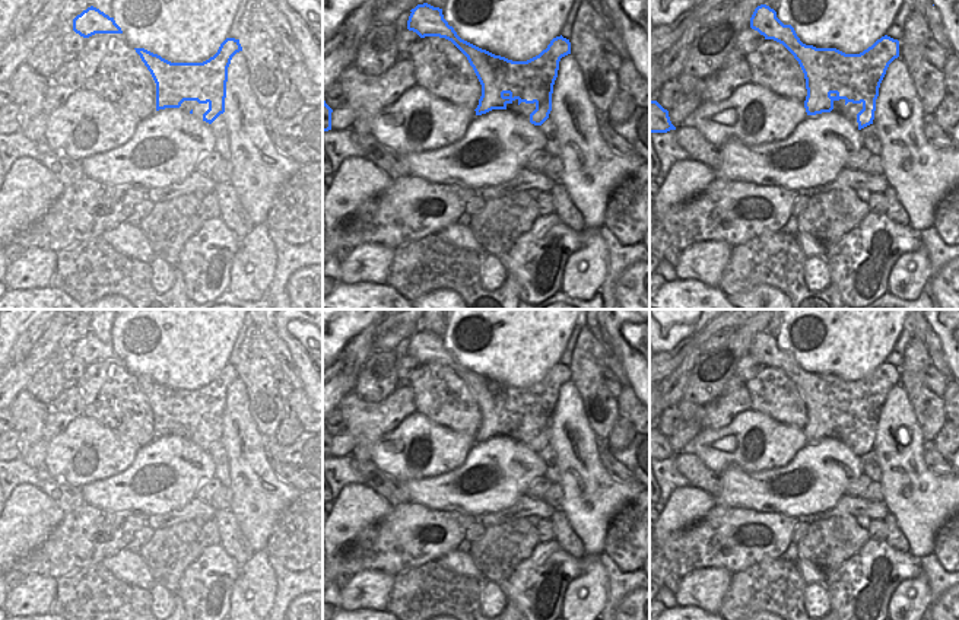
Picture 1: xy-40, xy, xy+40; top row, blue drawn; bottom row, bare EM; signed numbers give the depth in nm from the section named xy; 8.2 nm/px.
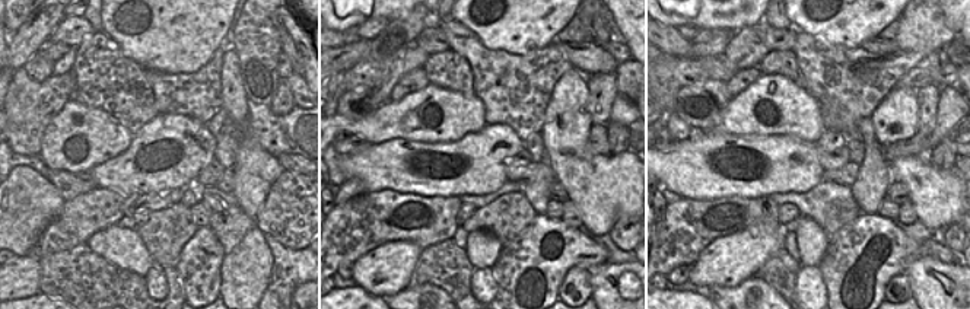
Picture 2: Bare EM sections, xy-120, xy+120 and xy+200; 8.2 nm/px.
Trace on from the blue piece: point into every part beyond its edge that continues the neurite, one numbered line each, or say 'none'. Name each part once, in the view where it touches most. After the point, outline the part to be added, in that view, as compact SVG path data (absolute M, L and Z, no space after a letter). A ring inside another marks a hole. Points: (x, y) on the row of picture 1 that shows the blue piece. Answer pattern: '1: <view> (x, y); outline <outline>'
none

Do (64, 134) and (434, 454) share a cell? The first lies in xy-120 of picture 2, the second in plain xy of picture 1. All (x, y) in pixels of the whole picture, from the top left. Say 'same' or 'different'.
same

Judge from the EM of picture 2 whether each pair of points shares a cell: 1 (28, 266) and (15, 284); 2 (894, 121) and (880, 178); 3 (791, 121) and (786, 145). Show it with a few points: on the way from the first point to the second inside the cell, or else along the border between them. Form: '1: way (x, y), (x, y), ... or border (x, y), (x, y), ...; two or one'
1: way (26, 270), (16, 280); one
2: border (868, 117), (874, 136), (881, 145); two
3: border (753, 134), (794, 134), (808, 142), (823, 134); two

